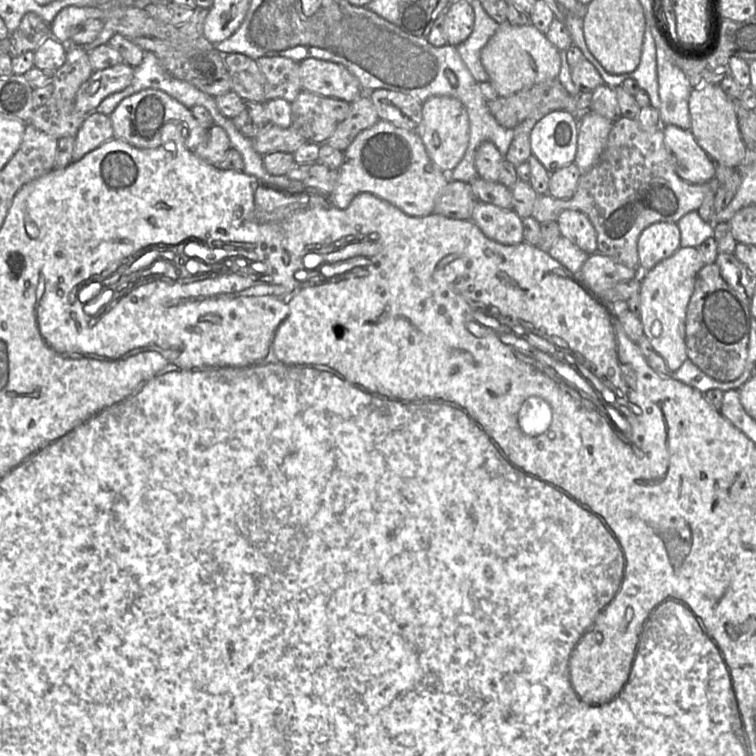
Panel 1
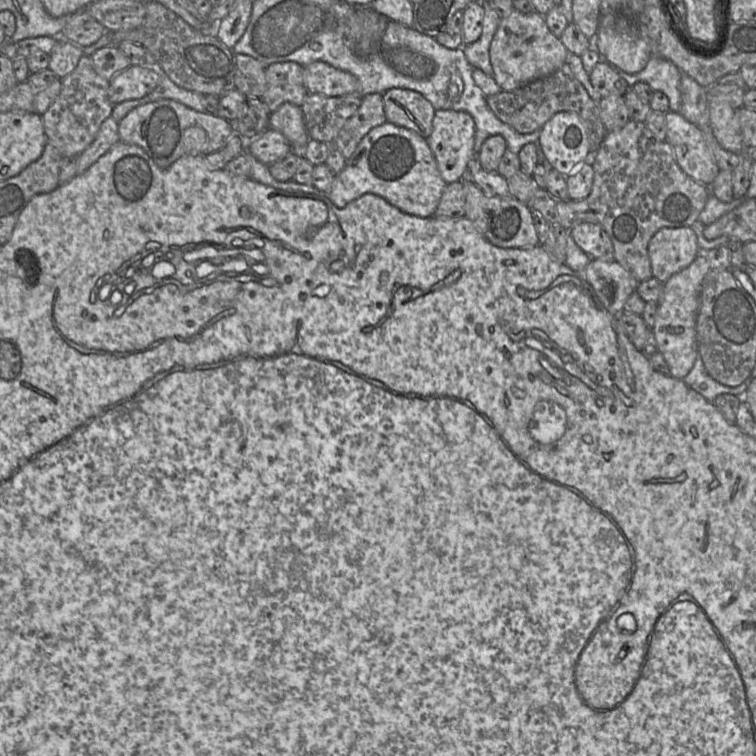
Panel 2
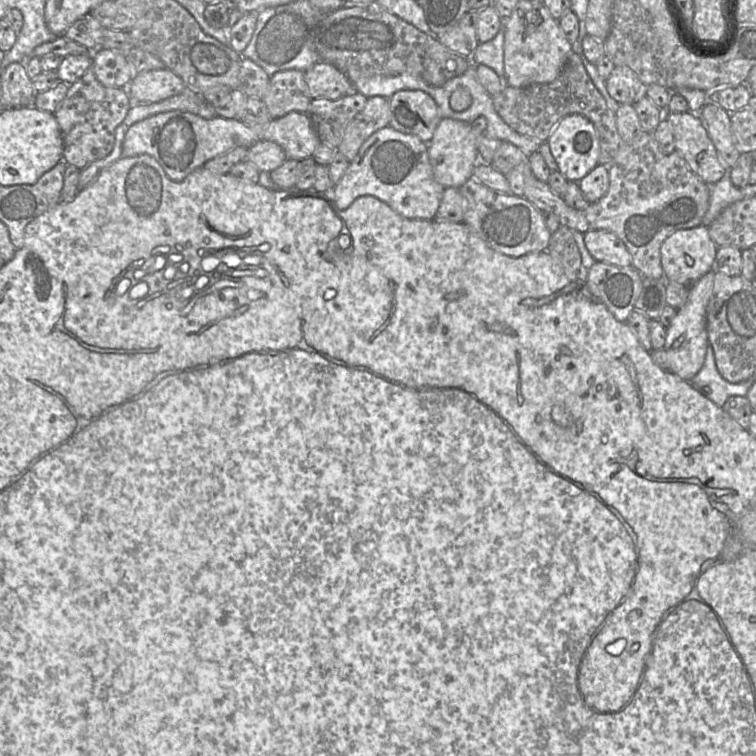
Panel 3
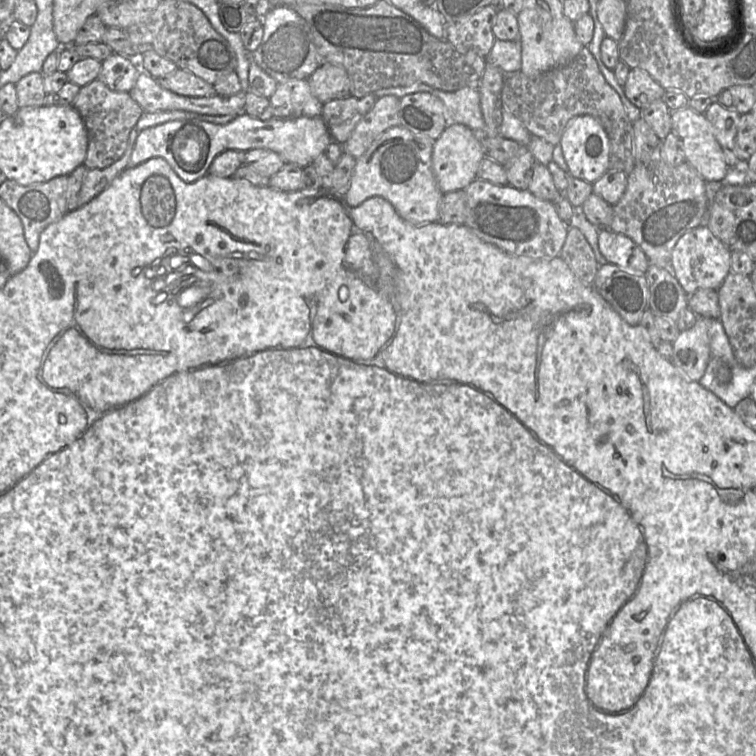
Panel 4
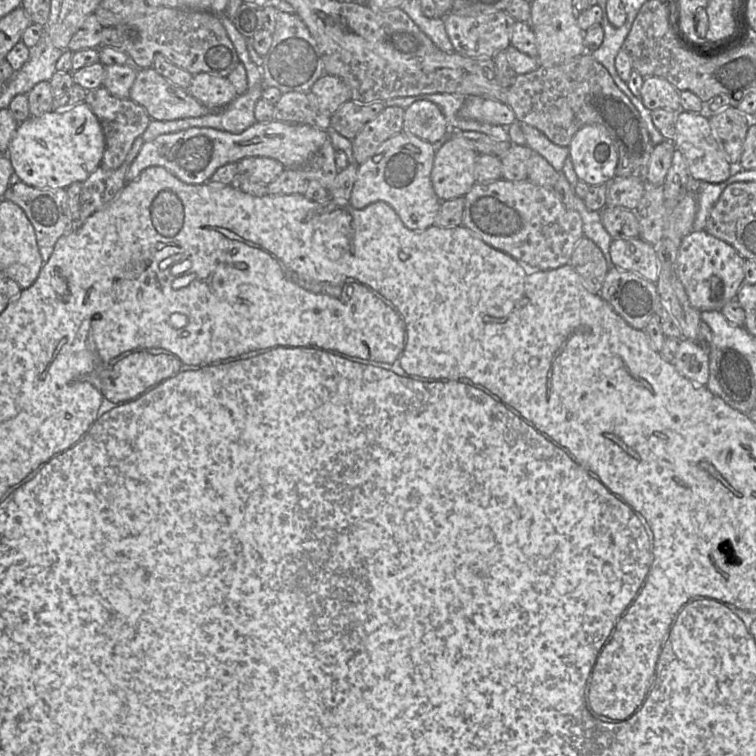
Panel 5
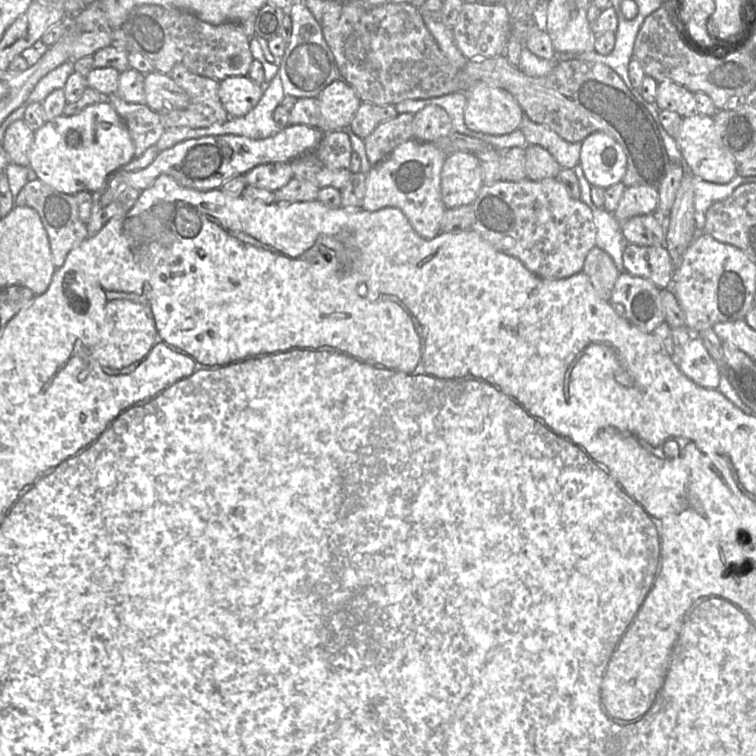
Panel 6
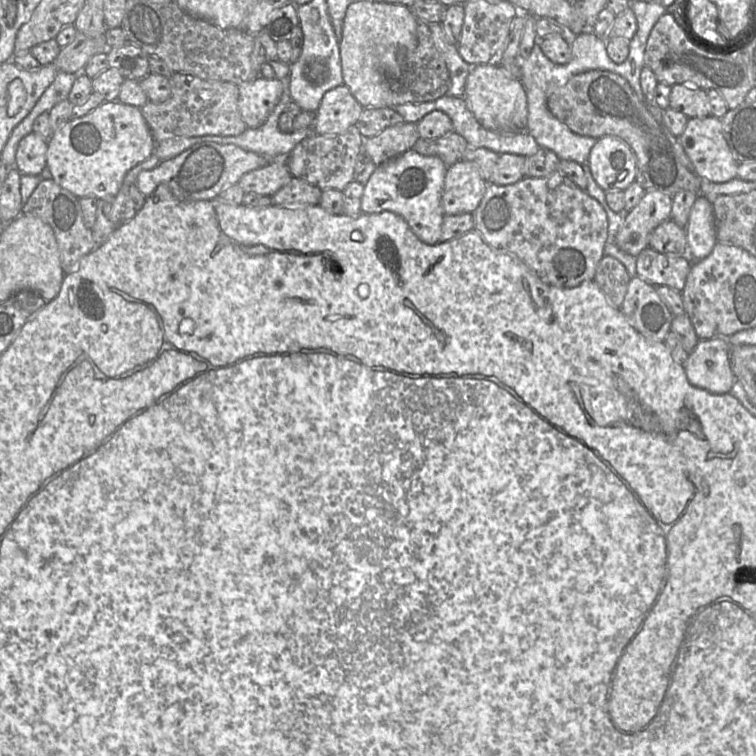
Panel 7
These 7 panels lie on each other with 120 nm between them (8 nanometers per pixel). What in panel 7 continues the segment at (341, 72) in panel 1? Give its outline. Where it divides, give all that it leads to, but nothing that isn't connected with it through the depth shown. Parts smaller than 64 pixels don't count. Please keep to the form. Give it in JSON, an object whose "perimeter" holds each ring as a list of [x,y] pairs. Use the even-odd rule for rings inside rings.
{"perimeter":[[[346,85],[337,86],[324,94],[316,111],[313,132],[323,136],[343,134],[356,125],[363,110]]]}

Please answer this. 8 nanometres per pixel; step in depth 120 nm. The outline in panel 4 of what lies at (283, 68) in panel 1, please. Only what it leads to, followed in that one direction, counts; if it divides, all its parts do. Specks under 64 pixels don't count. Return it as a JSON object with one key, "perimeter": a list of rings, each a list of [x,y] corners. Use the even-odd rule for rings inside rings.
{"perimeter":[[[308,79],[278,83],[269,98],[274,118],[320,117],[321,103],[313,96]]]}

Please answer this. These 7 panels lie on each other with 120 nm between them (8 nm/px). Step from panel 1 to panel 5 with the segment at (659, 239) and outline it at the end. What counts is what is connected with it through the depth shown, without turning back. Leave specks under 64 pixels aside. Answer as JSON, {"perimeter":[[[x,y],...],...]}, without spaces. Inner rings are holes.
{"perimeter":[[[693,230],[681,241],[677,254],[677,275],[696,310],[721,311],[728,301],[736,298],[744,284],[744,262],[745,259],[726,242],[705,230]]]}

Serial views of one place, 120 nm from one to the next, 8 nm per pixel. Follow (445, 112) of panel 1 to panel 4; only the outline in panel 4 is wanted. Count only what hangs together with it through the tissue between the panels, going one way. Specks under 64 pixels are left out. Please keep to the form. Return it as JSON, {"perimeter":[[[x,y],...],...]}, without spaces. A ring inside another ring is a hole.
{"perimeter":[[[462,124],[447,126],[433,143],[432,169],[442,193],[465,189],[475,178],[485,157],[480,135]]]}

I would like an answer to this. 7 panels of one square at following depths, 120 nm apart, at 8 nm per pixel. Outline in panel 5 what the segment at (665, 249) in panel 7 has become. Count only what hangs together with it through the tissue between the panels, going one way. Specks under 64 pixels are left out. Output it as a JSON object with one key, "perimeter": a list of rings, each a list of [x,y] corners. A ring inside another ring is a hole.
{"perimeter":[[[606,204],[600,216],[603,226],[613,239],[639,238],[640,227],[634,210]]]}

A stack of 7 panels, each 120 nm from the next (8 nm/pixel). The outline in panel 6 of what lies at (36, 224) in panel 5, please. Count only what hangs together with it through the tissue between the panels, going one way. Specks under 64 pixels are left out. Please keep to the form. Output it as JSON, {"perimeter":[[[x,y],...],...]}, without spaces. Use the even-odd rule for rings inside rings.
{"perimeter":[[[39,179],[30,180],[15,197],[15,205],[34,209],[47,232],[52,263],[59,269],[65,262],[67,255],[88,238],[86,225],[78,216],[78,205],[74,195],[65,194],[52,189]]]}

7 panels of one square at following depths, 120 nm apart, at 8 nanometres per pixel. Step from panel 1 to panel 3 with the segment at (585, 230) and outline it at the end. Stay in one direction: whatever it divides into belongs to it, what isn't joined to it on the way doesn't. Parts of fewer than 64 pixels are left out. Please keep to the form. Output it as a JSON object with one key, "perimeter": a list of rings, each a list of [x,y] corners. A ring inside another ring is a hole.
{"perimeter":[[[590,230],[584,233],[584,243],[596,260],[619,267],[632,266],[632,257],[624,242],[613,232]]]}

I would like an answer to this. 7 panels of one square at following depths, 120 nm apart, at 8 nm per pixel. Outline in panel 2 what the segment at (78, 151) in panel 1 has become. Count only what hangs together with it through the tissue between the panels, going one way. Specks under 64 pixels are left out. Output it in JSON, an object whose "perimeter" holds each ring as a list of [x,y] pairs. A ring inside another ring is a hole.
{"perimeter":[[[110,116],[101,124],[99,132],[92,144],[77,157],[77,175],[85,173],[119,141],[118,122]]]}

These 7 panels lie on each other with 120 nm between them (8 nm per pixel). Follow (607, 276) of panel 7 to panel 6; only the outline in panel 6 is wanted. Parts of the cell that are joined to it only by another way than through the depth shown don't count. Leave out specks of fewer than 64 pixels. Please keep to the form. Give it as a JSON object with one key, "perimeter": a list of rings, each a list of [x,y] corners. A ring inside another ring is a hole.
{"perimeter":[[[594,246],[585,258],[582,272],[589,277],[598,296],[610,301],[614,284],[620,274],[611,256]]]}

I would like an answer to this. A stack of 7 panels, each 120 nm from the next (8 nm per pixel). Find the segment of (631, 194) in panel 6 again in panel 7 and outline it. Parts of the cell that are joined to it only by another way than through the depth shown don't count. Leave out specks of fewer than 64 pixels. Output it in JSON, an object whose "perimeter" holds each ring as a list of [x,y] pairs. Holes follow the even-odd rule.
{"perimeter":[[[646,191],[633,209],[620,213],[623,220],[616,236],[618,247],[636,257],[648,247],[653,230],[670,219],[671,209],[672,197],[660,191]]]}

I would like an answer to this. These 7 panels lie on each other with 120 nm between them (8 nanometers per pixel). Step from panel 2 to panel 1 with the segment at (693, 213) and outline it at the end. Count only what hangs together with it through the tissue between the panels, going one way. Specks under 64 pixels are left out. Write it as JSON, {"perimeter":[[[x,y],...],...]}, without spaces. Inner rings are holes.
{"perimeter":[[[621,117],[613,122],[596,163],[581,175],[574,195],[568,199],[540,195],[531,216],[544,223],[556,221],[564,210],[584,213],[597,234],[597,252],[640,271],[637,243],[642,231],[658,222],[677,224],[687,213],[697,211],[711,190],[716,195],[717,187],[715,177],[704,184],[690,184],[678,176],[664,143],[663,128],[644,128],[635,119]]]}

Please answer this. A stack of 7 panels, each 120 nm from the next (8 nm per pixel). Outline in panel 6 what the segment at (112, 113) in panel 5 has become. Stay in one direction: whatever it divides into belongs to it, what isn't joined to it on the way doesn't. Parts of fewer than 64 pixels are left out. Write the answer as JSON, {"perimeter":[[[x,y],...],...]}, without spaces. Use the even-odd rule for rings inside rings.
{"perimeter":[[[117,94],[104,98],[124,121],[135,145],[135,157],[139,157],[149,147],[154,146],[165,128],[158,112],[146,104],[128,103]]]}

